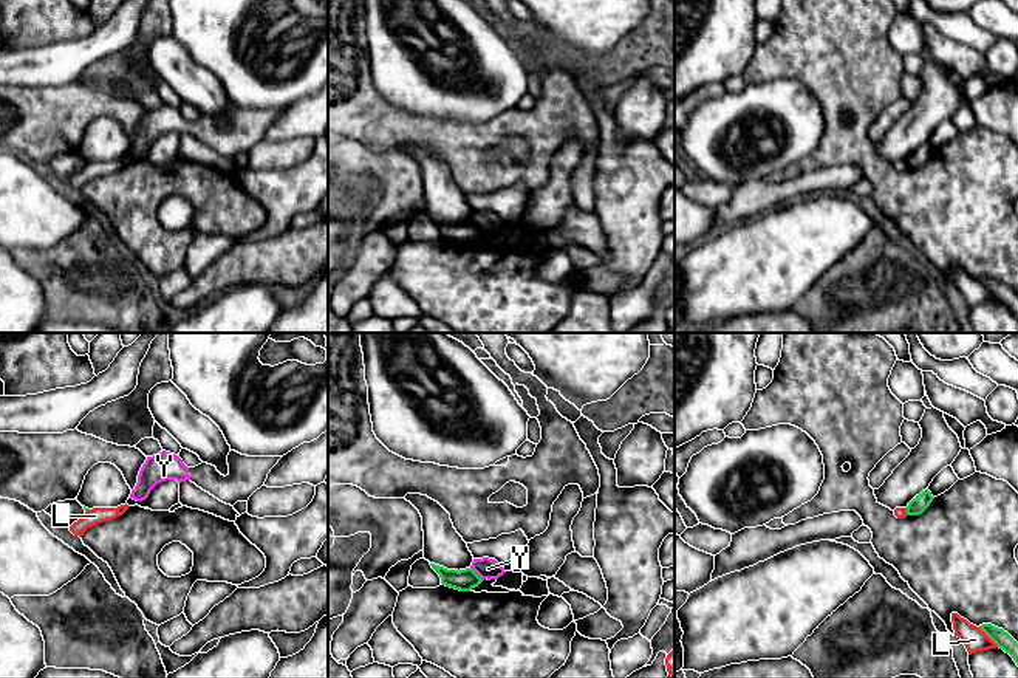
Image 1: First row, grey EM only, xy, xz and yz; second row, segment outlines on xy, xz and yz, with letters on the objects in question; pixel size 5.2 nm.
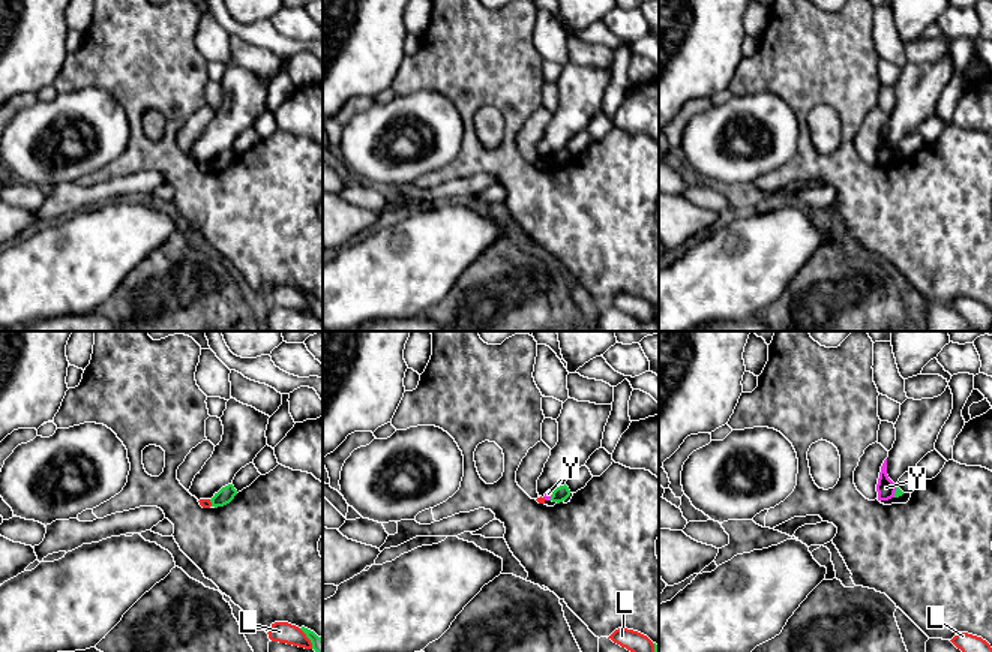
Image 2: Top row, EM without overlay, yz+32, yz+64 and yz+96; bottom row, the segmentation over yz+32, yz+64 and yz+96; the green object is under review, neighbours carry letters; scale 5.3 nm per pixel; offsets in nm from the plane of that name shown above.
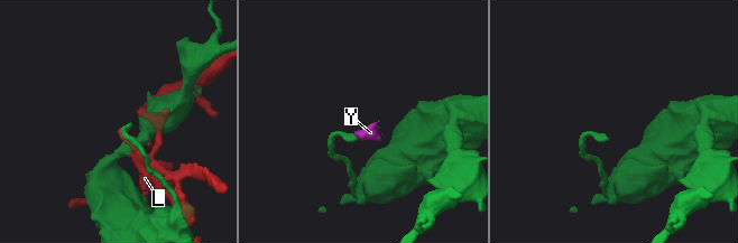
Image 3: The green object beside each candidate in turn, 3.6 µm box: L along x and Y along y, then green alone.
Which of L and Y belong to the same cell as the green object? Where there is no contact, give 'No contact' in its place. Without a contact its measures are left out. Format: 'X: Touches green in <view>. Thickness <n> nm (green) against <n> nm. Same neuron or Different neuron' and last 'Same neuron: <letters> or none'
L: Touches green in yz. Thickness 90 nm (green) against 120 nm. Different neuron
Y: Touches green in xz. Thickness 110 nm (green) against 110 nm. Different neuron
Same neuron: none

